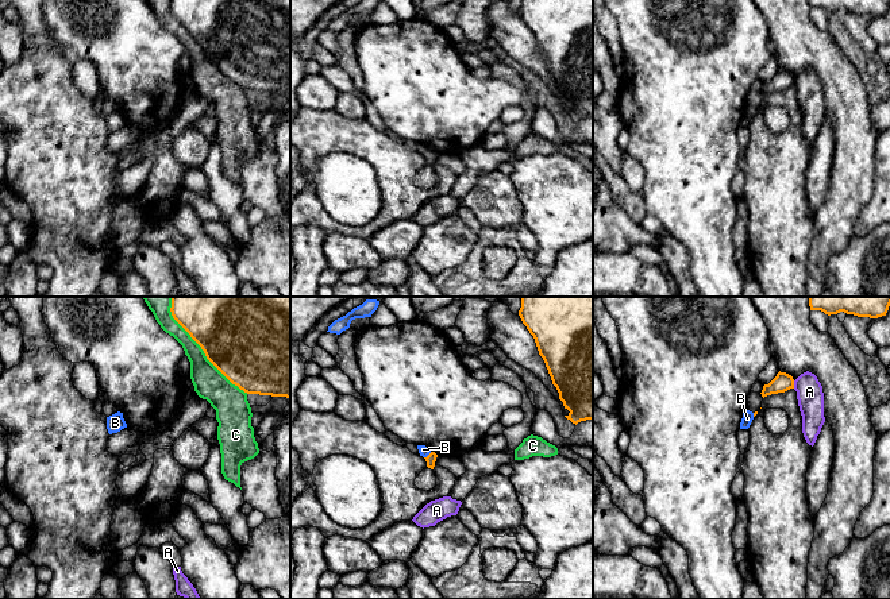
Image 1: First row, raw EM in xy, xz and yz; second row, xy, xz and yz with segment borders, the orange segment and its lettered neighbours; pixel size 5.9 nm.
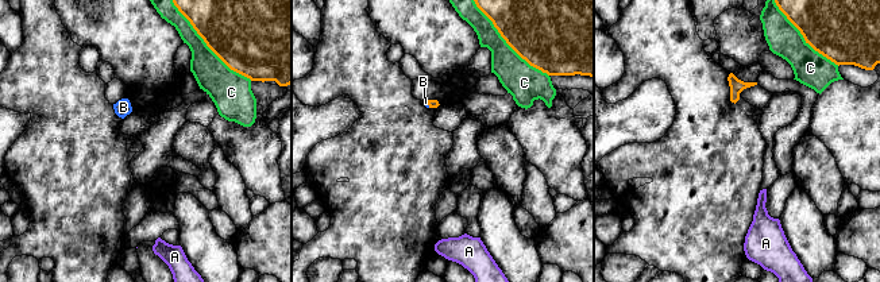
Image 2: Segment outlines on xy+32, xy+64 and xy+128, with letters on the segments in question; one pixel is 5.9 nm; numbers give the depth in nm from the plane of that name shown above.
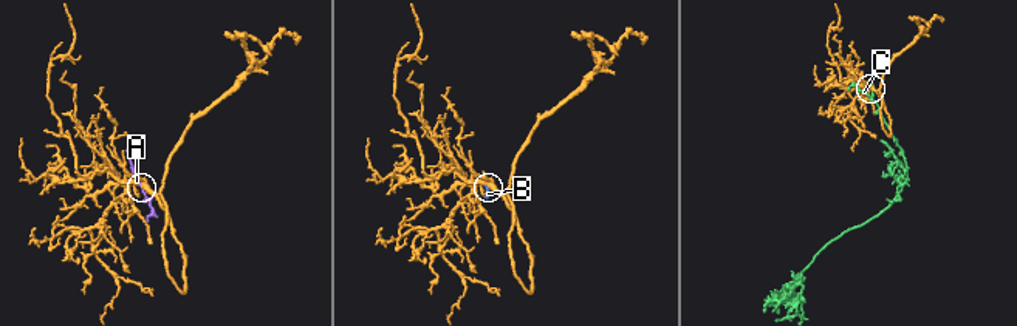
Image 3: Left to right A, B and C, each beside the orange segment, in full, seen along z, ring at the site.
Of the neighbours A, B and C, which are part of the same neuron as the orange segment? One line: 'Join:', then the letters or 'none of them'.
Join: B

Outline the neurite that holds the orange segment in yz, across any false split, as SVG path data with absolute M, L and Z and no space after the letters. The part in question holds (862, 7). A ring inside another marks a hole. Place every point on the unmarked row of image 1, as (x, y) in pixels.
M809 0L810 8L821 8L825 12L844 9L858 15L878 16L886 13L890 0Z

